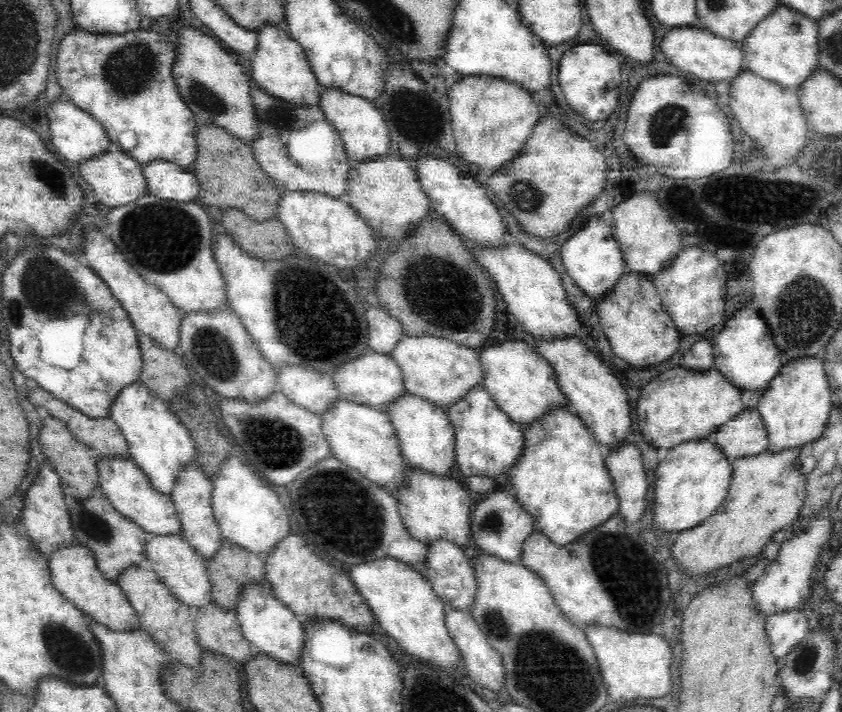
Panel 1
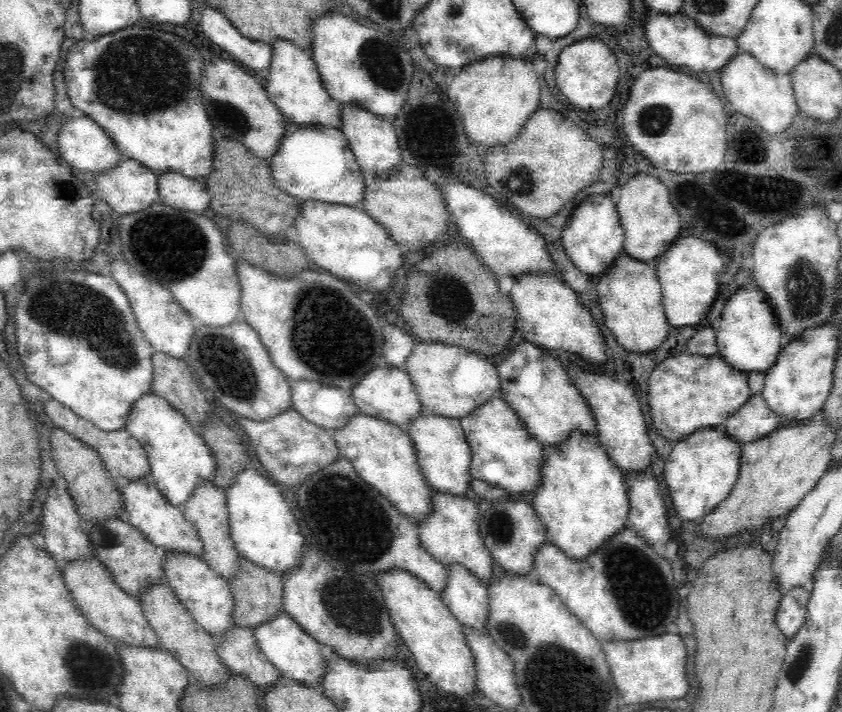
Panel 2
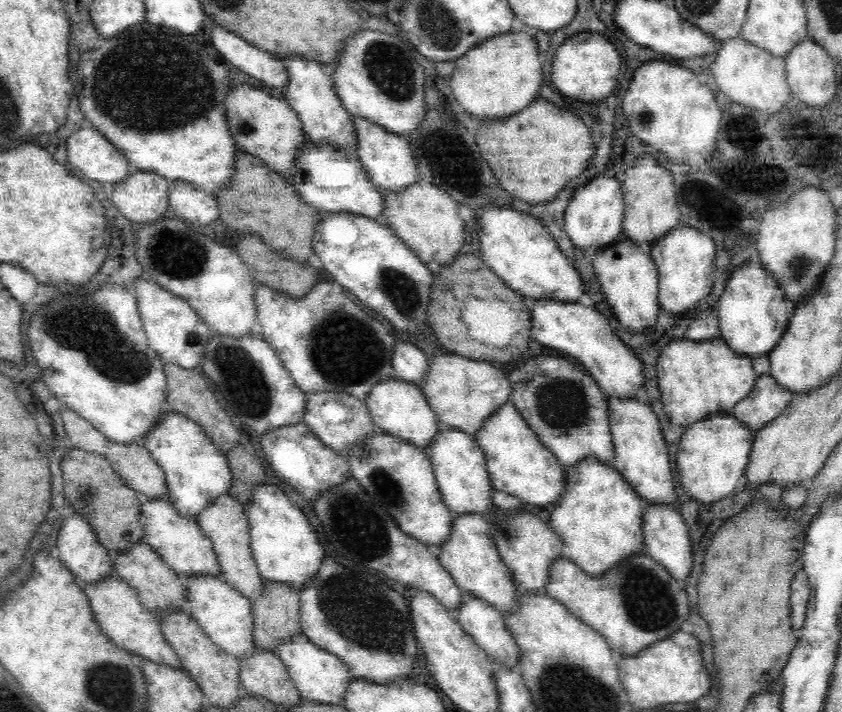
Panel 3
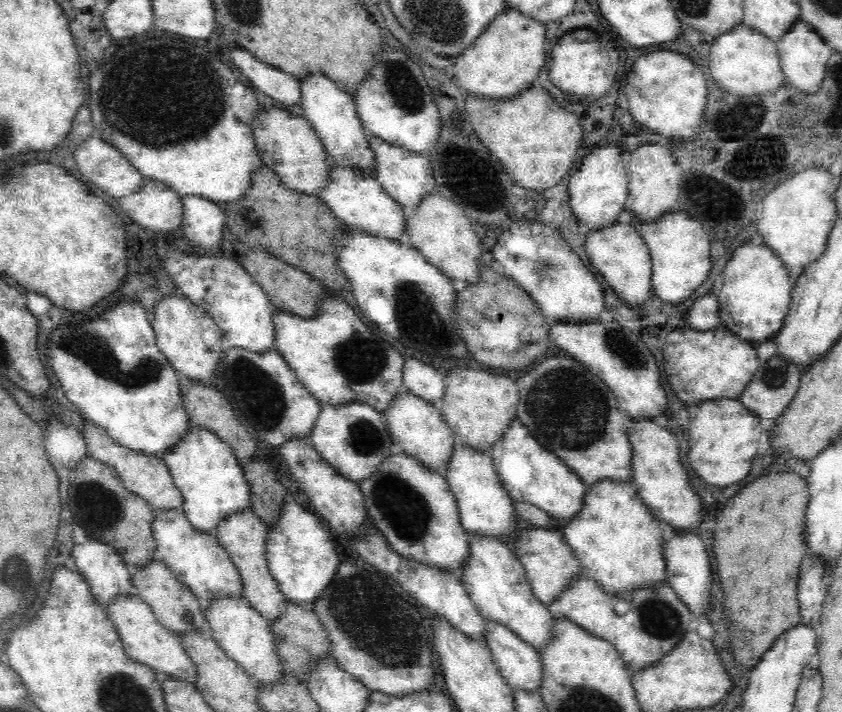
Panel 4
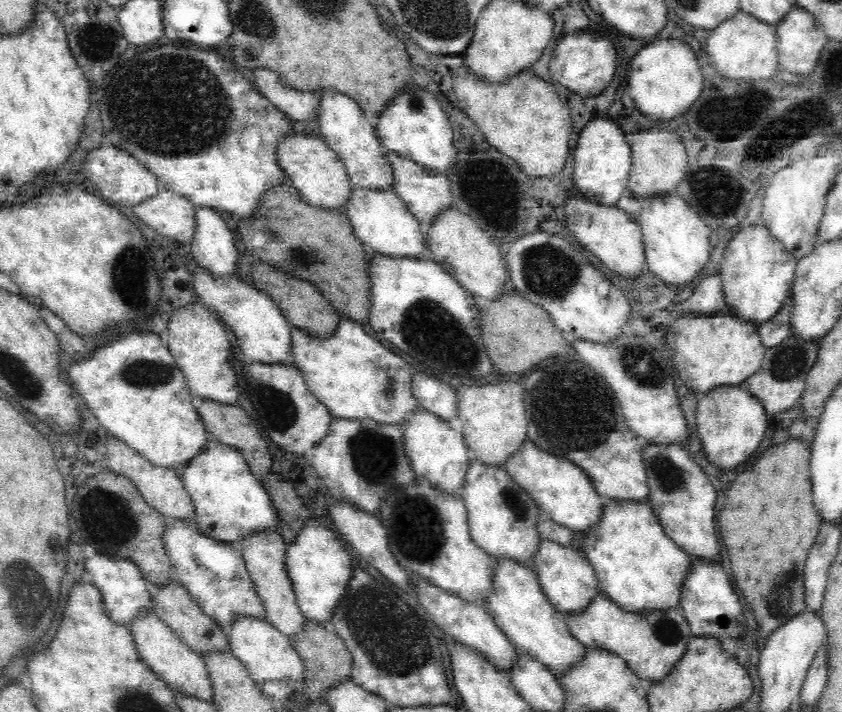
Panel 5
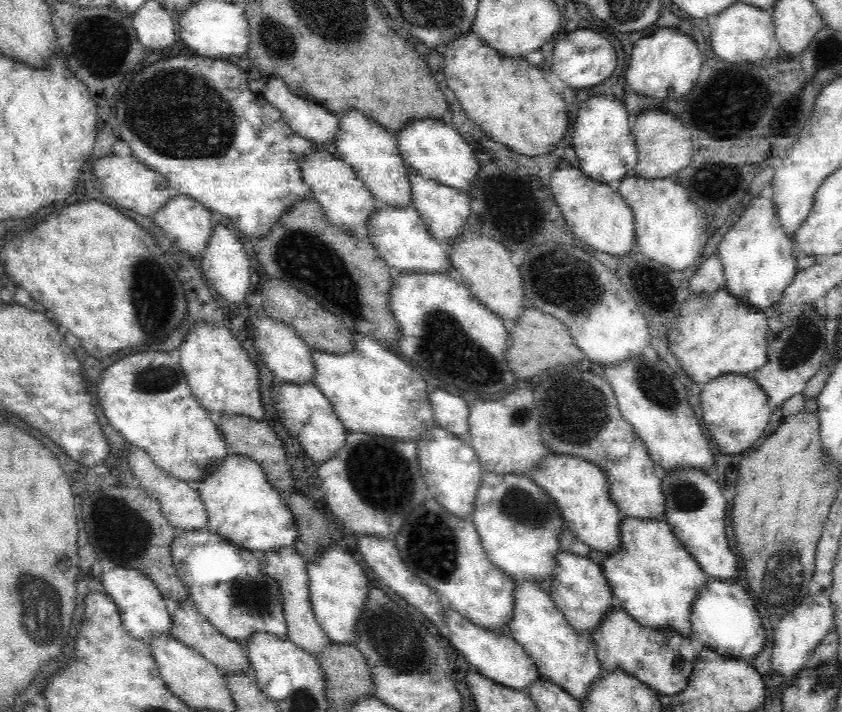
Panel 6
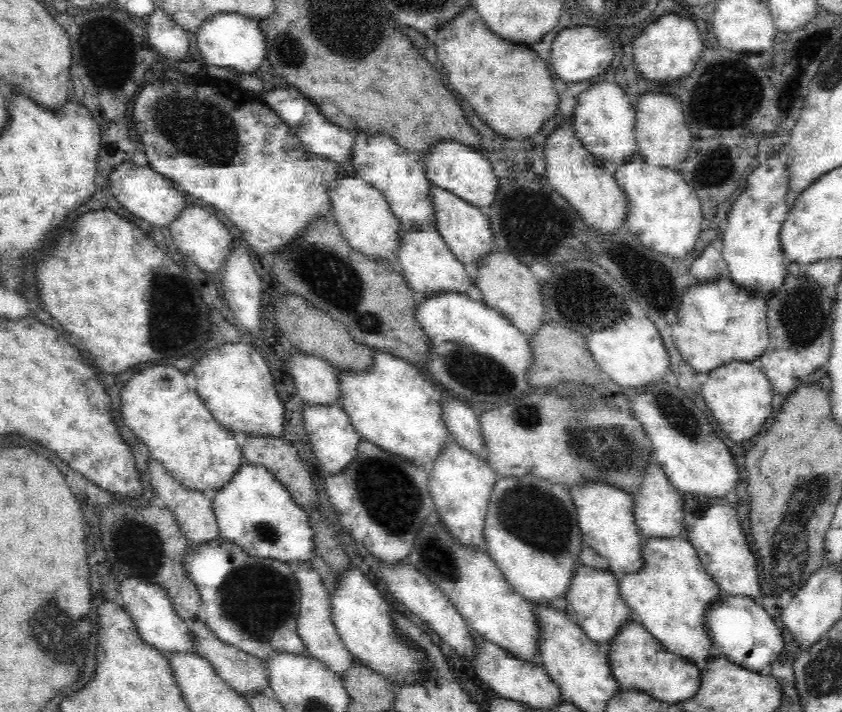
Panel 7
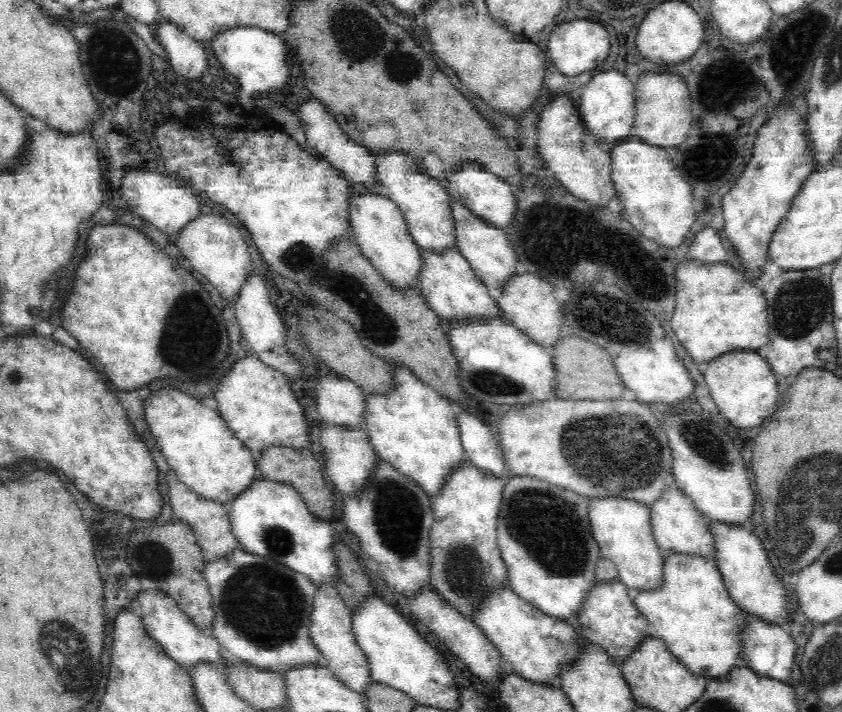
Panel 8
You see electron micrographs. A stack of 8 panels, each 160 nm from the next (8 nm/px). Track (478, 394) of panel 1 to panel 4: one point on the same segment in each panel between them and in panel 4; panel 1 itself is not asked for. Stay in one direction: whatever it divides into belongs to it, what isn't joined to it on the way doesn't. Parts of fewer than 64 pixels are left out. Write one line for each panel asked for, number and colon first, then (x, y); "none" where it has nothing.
2: (503, 453)
3: (517, 463)
4: (528, 472)

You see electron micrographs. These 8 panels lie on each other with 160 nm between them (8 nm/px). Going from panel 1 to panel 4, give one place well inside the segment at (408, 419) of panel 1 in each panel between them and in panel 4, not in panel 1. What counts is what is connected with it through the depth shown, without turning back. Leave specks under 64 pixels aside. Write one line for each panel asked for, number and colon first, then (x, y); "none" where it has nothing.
2: (442, 453)
3: (458, 465)
4: (483, 506)

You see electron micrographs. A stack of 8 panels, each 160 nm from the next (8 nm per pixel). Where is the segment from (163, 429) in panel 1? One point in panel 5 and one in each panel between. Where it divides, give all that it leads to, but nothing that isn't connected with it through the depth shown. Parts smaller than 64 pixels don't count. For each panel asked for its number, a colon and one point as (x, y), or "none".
2: (178, 458)
3: (195, 469)
4: (209, 477)
5: (228, 501)

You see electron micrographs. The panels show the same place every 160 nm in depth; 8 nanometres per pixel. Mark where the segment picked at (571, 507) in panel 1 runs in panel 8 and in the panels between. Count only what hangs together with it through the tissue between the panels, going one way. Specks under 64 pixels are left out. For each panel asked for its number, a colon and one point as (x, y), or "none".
2: (581, 500)
3: (597, 516)
4: (616, 539)
5: (637, 566)
6: (651, 576)
7: (669, 595)
8: (691, 612)

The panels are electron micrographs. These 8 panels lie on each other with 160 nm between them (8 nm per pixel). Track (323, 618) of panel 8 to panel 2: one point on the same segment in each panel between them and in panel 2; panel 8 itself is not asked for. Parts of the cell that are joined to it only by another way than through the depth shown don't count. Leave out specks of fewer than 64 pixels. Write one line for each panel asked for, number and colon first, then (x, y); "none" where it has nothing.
2: (204, 508)
3: (221, 521)
4: (241, 534)
5: (262, 551)
6: (283, 564)
7: (314, 628)

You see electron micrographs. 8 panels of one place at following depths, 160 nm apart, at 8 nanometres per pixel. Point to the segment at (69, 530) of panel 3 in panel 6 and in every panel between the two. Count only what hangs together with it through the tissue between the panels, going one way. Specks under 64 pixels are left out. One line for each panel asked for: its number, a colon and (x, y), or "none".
4: (107, 576)
5: (124, 592)
6: (142, 611)

